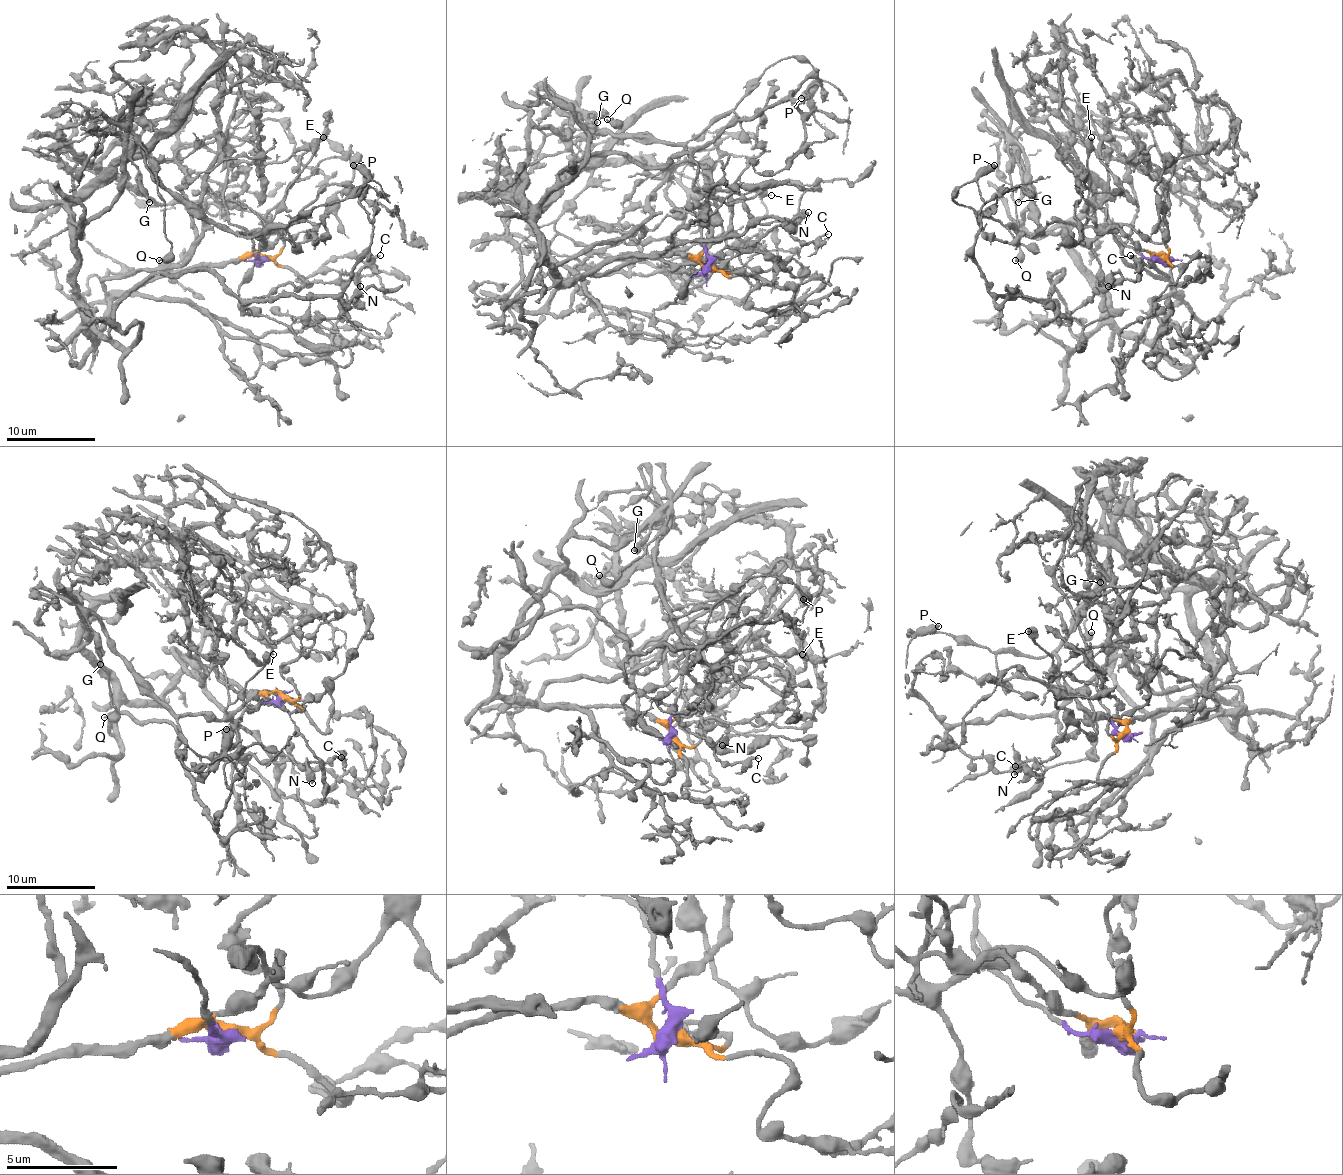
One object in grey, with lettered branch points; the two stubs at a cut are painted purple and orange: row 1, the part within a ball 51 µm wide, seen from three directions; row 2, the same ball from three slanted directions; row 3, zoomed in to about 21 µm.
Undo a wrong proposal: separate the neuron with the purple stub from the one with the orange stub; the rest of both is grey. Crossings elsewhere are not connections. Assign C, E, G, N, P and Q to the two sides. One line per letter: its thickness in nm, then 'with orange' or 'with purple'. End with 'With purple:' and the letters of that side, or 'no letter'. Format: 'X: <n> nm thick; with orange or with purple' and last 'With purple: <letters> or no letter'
C: 160 nm thick; with orange
E: 260 nm thick; with purple
G: 140 nm thick; with purple
N: 480 nm thick; with orange
P: 550 nm thick; with purple
Q: 360 nm thick; with purple
With purple: E, G, P, Q

